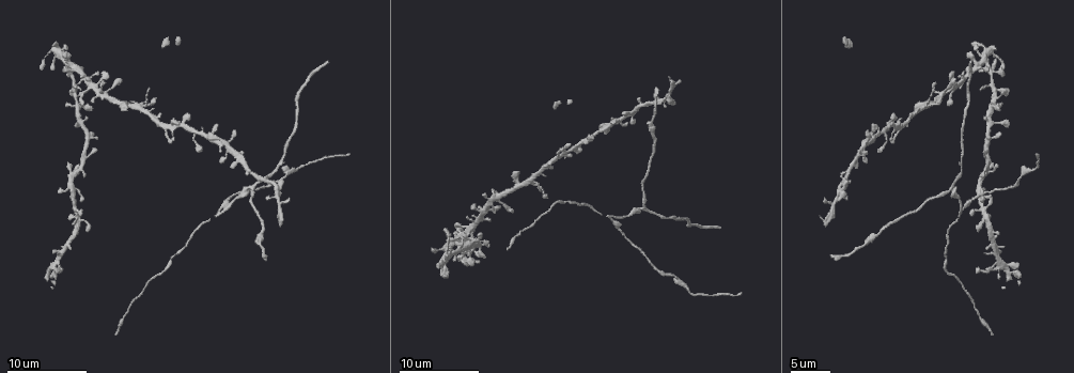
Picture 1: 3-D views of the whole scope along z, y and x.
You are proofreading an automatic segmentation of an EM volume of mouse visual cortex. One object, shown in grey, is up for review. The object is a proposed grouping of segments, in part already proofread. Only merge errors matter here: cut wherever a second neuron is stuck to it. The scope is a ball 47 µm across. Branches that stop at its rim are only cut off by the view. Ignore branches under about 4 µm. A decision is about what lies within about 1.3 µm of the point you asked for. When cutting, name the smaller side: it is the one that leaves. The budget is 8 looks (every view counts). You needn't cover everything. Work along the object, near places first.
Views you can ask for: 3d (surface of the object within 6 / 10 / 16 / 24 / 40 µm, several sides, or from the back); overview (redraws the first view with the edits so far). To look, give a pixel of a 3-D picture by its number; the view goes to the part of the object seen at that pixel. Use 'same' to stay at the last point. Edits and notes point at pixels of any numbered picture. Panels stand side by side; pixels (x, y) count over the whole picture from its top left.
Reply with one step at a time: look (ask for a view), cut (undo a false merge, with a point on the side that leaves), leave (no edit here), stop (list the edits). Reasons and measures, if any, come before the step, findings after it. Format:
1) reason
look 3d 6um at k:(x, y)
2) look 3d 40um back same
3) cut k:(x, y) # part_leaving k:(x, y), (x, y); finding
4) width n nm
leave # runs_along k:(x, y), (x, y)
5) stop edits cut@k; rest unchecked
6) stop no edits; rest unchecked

looks like a crossing
look 3d 6um at 1:(632, 114)

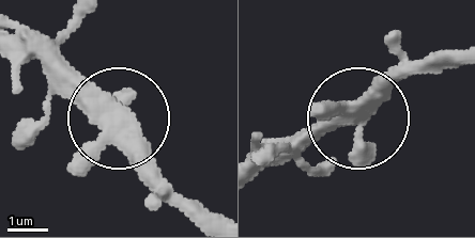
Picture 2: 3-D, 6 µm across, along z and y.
look 3d 6um back at 2:(367, 110)

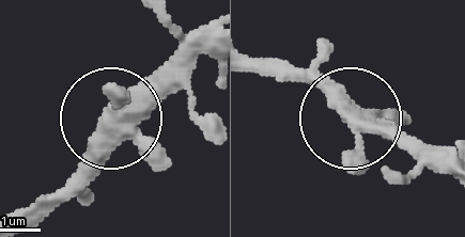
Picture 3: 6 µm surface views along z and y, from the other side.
side_arm 67 um; arms 4
leave # one neuron here

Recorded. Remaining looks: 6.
four or more arms meet
look 3d 16um at 1:(924, 105)

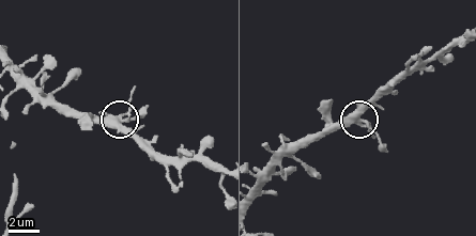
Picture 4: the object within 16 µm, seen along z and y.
look 3d 16um back at 4:(118, 119)

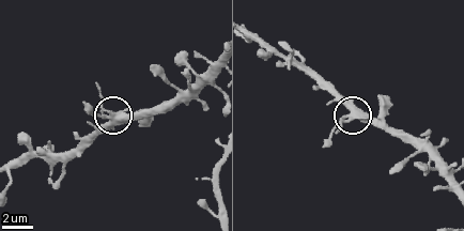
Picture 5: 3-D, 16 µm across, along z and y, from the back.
arms 4
leave # runs_along 5:(13, 168), (35, 157), (74, 153), (111, 117), (98, 90); continuous, no second neuron

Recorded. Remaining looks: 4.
look 3d 10um at 1:(895, 118)

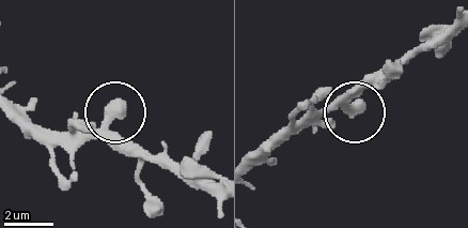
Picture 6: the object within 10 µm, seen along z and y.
zoom in
look 3d 6um at 6:(107, 117)

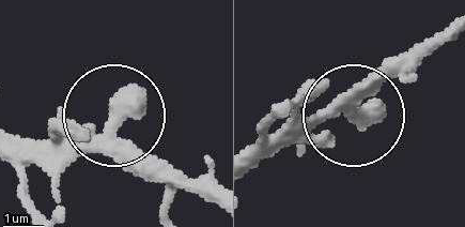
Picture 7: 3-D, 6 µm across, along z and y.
width 410 nm
leave # runs_along 7:(448, 24), (407, 51), (346, 123), (285, 140), (254, 164); all the same neuron

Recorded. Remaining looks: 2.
thick turns thin
look 3d 10um at 1:(1031, 171)

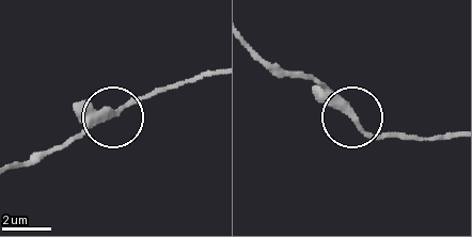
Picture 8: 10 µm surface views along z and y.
leave # continuous, no second neuron

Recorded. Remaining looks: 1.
stop no edits; rest unchecked

